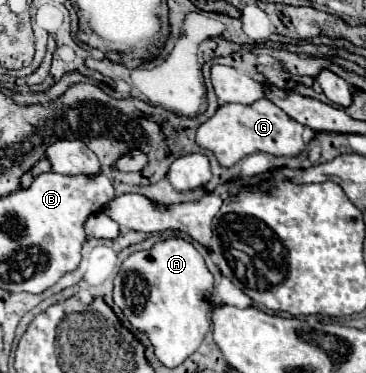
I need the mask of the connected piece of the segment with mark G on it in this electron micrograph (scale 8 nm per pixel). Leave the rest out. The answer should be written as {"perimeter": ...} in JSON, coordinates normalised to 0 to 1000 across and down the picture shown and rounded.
{"perimeter":[[[713,265],[708,276],[697,276],[697,287],[664,287],[653,276],[604,282],[593,303],[538,346],[538,389],[549,399],[571,399],[593,421],[598,442],[620,453],[664,421],[708,405],[751,421],[811,421],[833,405],[822,357],[822,330],[795,319],[773,292],[762,292],[735,265]]]}

